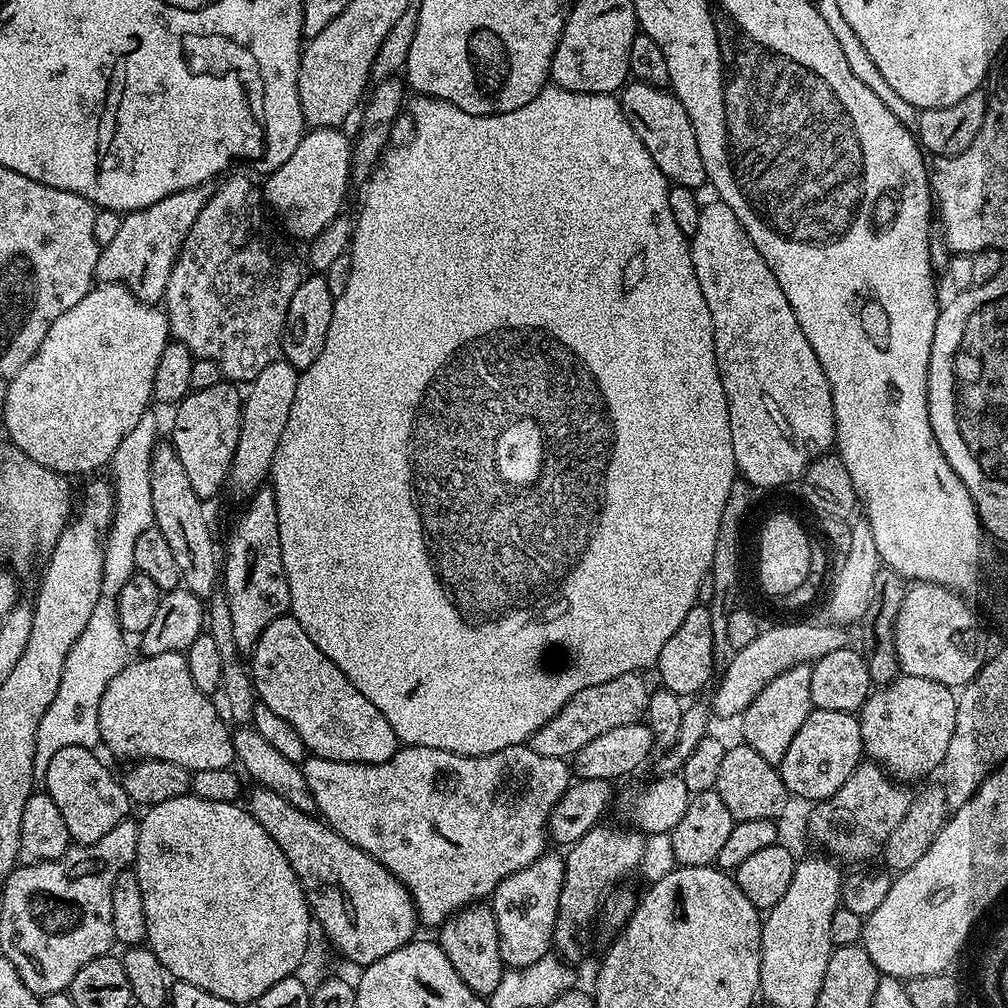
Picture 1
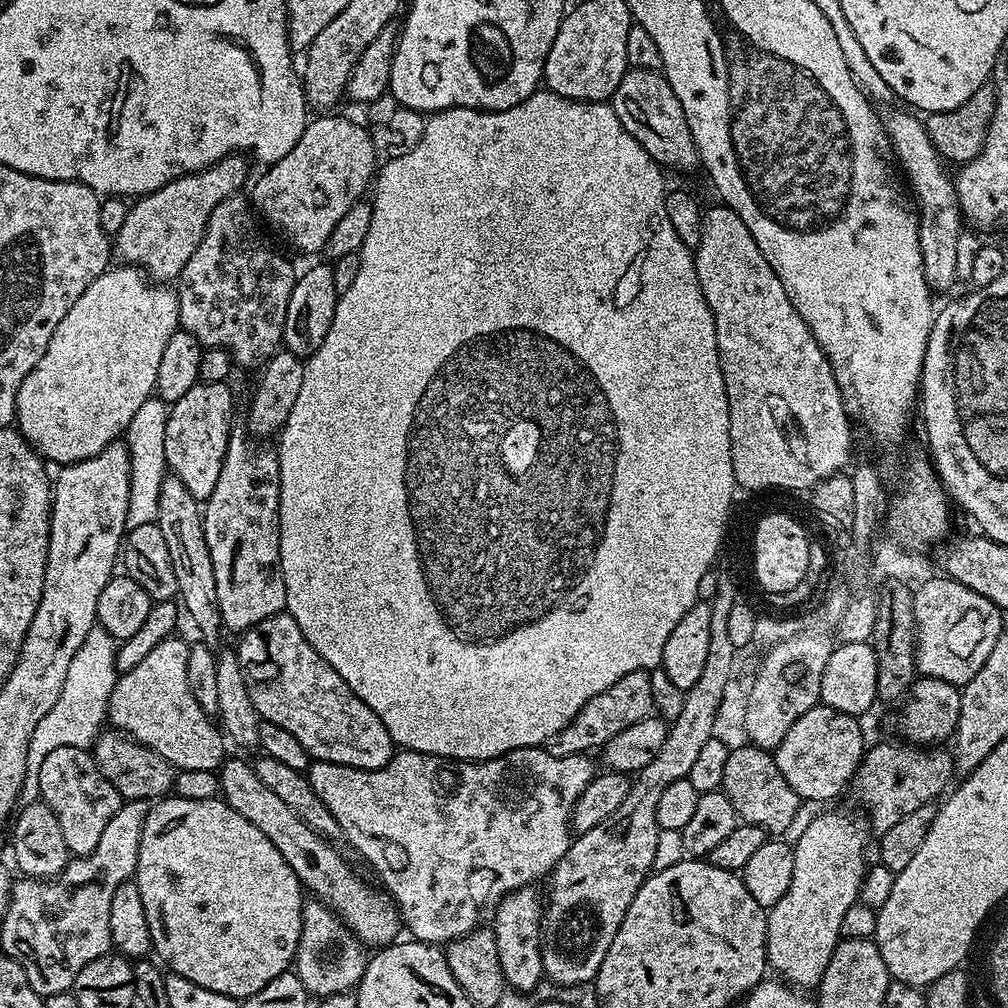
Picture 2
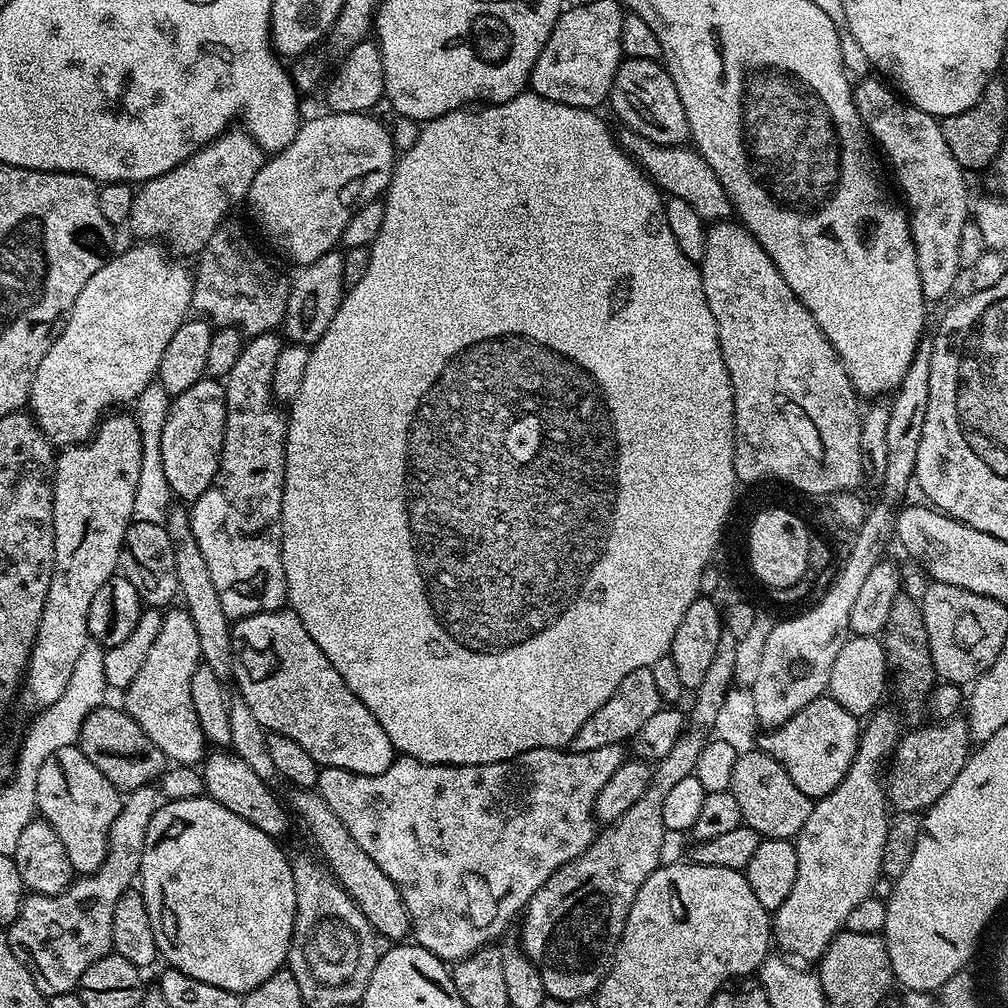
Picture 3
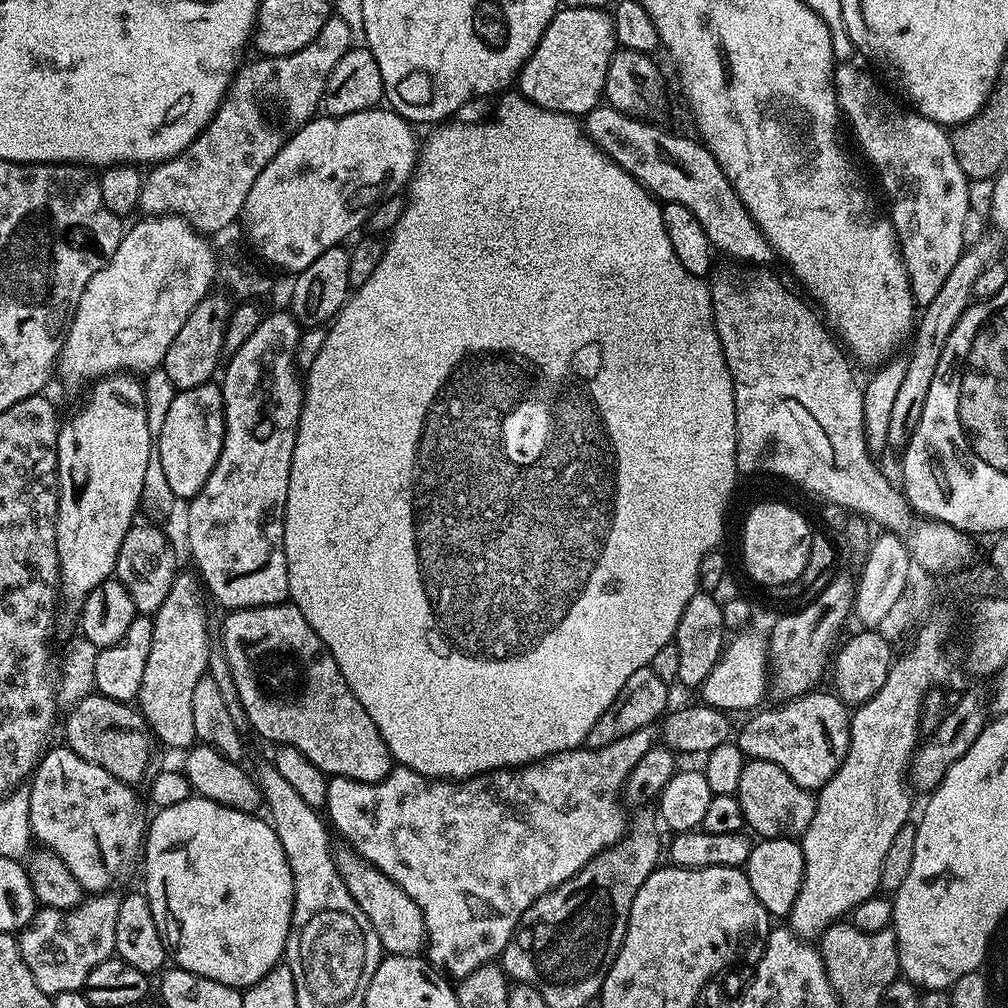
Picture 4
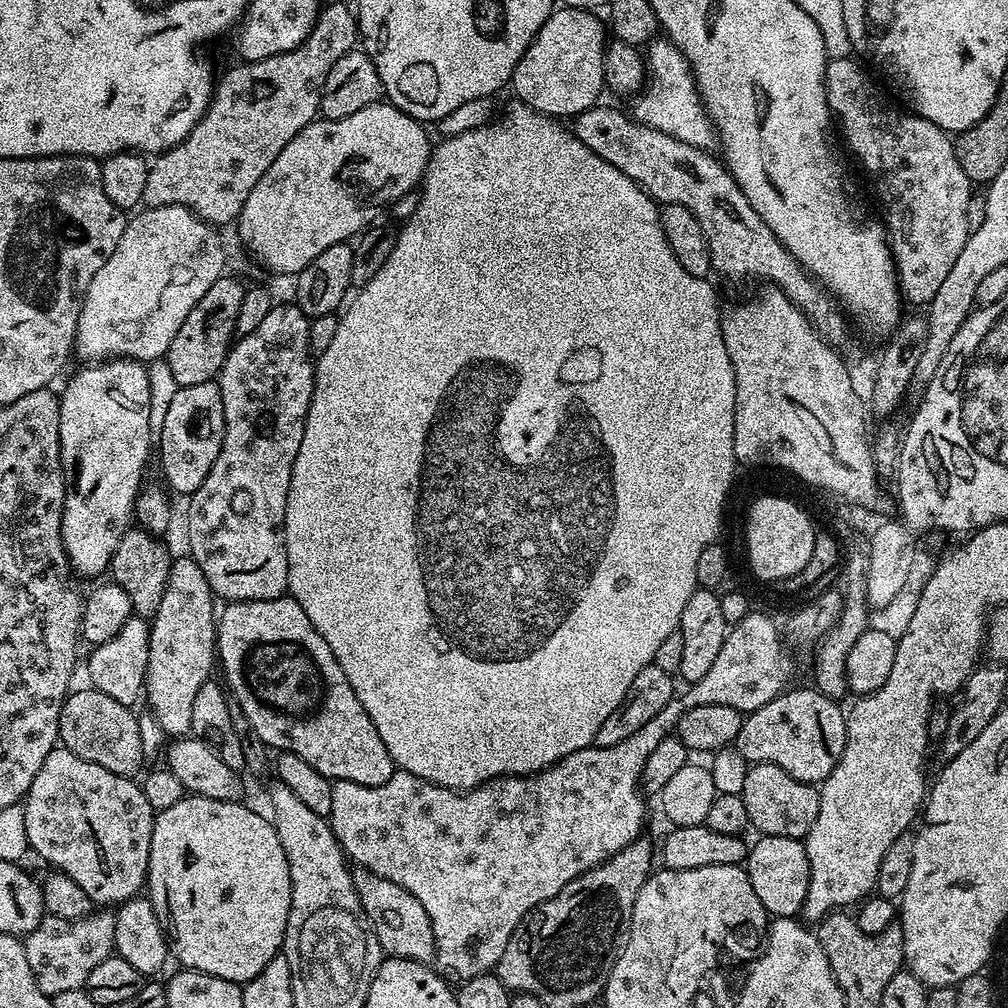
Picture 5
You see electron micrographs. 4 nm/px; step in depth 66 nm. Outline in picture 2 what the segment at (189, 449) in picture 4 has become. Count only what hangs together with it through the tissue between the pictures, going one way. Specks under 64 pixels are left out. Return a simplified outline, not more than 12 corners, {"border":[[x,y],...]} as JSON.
{"border":[[227,383],[168,410],[166,462],[206,502],[234,427]]}

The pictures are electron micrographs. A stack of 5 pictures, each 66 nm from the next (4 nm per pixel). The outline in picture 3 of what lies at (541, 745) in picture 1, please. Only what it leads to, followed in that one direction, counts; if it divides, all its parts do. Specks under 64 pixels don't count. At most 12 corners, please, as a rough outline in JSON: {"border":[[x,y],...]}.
{"border":[[651,668],[634,670],[582,722],[571,751],[631,741],[660,712]]}

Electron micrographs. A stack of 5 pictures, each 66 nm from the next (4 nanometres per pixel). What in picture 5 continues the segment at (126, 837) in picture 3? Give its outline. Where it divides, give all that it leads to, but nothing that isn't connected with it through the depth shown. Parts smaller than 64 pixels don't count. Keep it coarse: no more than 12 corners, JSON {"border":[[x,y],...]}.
{"border":[[116,914],[45,915],[23,937],[46,995],[113,955]]}

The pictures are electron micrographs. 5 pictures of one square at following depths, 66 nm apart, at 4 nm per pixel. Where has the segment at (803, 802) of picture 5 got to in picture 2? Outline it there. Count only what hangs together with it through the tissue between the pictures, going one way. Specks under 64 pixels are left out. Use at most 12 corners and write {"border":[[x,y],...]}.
{"border":[[731,749],[722,791],[737,817],[784,834],[802,801],[771,751]]}

